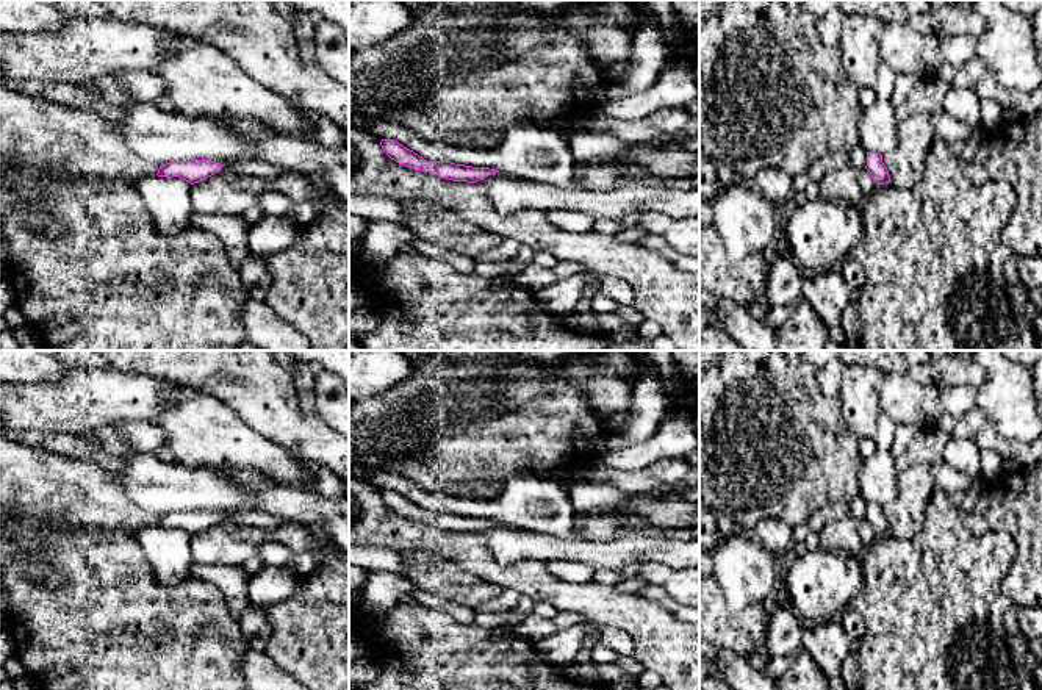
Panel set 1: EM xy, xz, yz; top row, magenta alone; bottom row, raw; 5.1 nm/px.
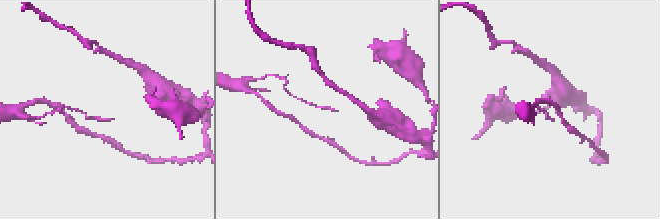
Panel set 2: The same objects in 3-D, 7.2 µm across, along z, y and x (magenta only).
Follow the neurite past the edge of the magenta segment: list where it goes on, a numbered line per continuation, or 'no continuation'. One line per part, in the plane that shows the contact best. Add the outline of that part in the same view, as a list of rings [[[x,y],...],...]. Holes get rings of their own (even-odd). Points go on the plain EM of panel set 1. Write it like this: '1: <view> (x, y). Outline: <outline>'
no continuation

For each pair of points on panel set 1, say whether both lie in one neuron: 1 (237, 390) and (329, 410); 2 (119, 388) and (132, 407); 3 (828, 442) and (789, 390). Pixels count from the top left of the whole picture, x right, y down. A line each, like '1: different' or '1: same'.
1: different
2: same
3: same

